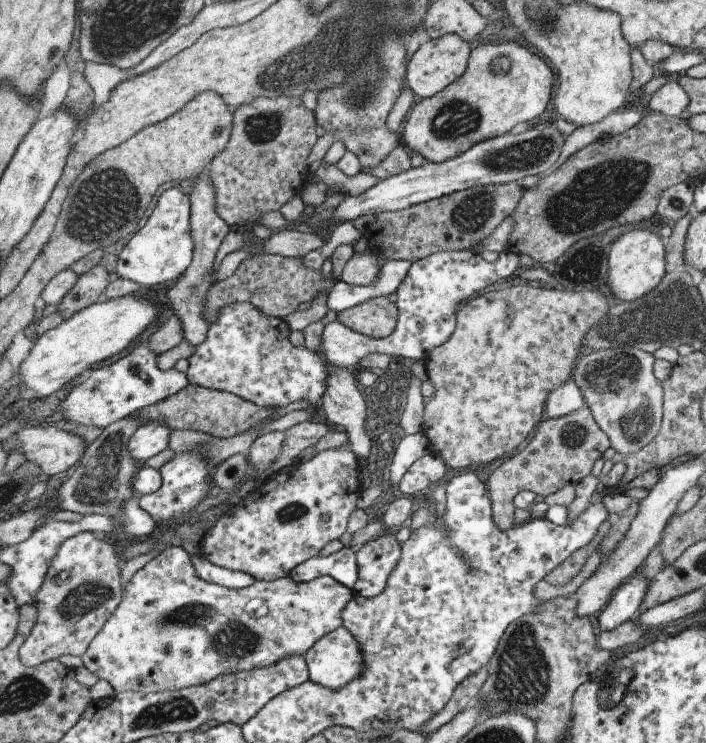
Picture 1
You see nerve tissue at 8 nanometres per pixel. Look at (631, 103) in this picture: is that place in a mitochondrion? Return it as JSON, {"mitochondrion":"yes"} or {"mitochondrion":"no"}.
{"mitochondrion":"no"}

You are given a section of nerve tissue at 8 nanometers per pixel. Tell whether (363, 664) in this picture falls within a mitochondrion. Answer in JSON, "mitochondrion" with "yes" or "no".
{"mitochondrion":"no"}

